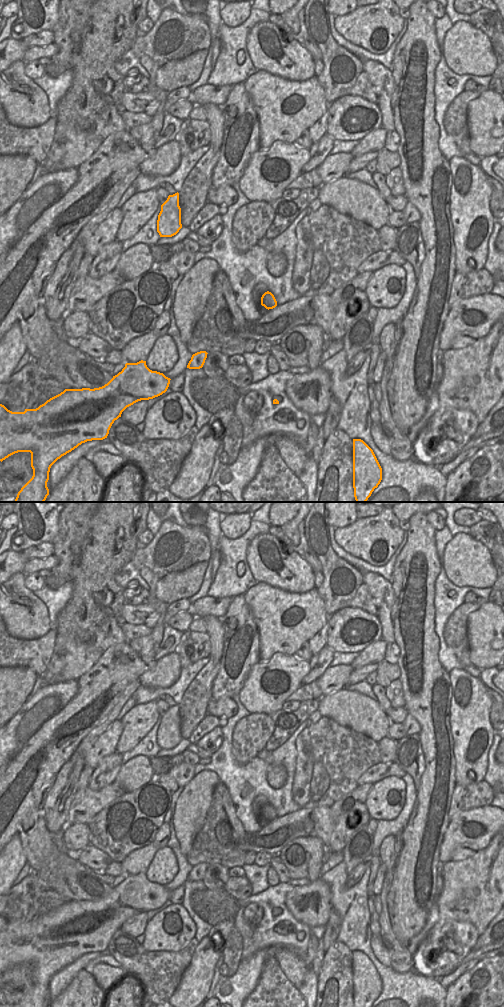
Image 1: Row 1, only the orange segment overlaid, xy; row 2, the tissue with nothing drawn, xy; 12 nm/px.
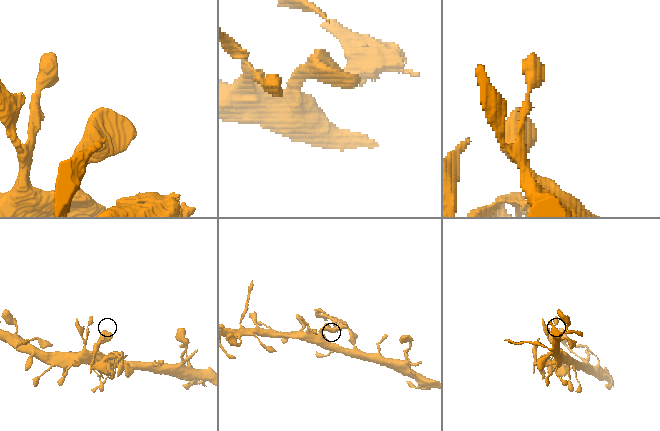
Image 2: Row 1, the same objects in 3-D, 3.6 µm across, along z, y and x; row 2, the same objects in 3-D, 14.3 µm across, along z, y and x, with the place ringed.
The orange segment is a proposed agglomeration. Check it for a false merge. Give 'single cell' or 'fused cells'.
single cell

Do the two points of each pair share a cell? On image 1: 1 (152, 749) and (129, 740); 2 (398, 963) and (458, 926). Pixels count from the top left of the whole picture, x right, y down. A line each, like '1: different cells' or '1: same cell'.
1: different cells
2: different cells

